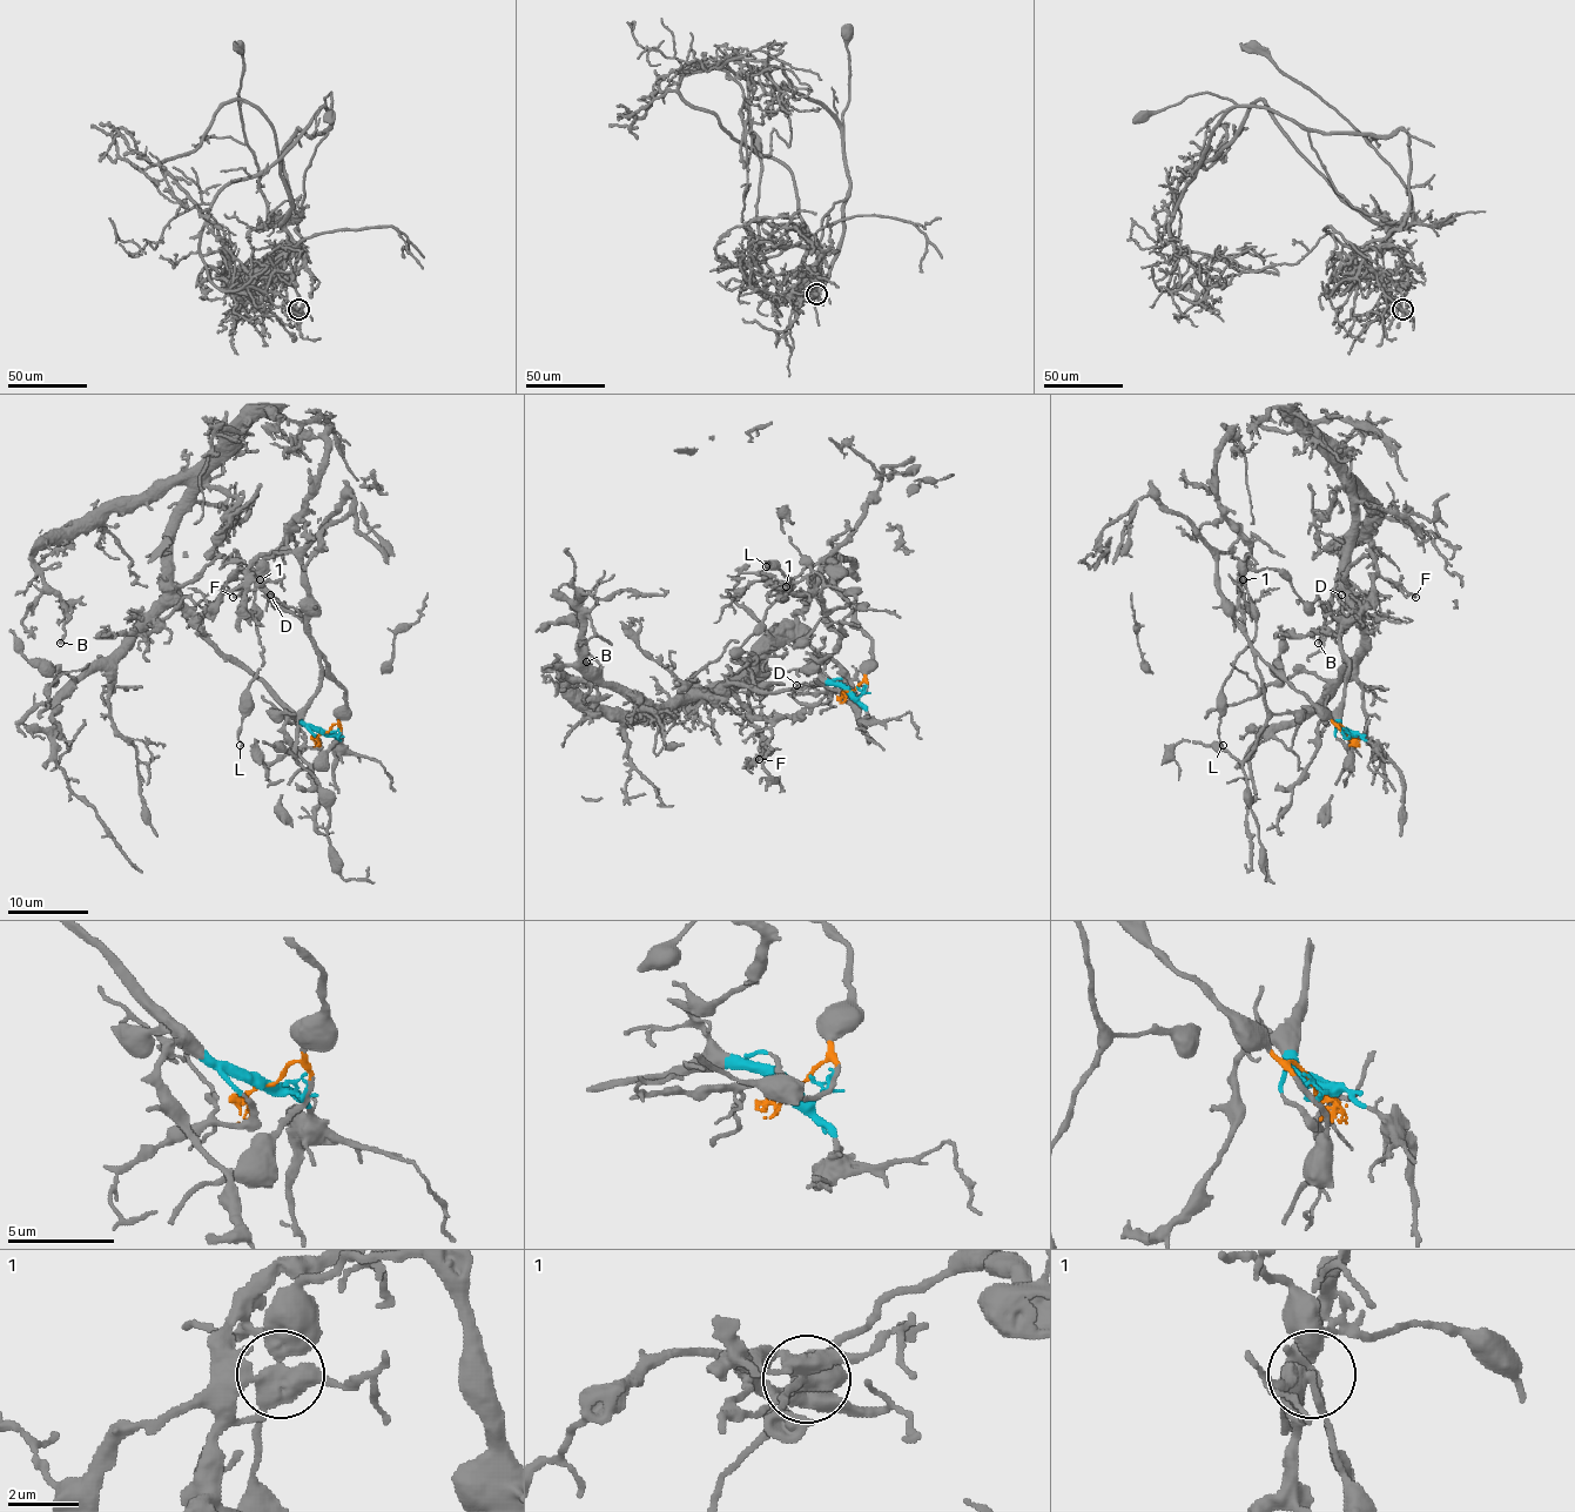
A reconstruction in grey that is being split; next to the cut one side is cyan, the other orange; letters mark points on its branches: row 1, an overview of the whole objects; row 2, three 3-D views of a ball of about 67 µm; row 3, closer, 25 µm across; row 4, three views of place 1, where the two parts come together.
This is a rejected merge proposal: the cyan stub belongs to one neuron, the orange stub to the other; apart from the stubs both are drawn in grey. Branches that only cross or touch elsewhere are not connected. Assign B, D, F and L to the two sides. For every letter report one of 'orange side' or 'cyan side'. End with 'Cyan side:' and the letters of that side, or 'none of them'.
B: cyan side
D: cyan side
F: cyan side
L: orange side
Cyan side: B, D, F

